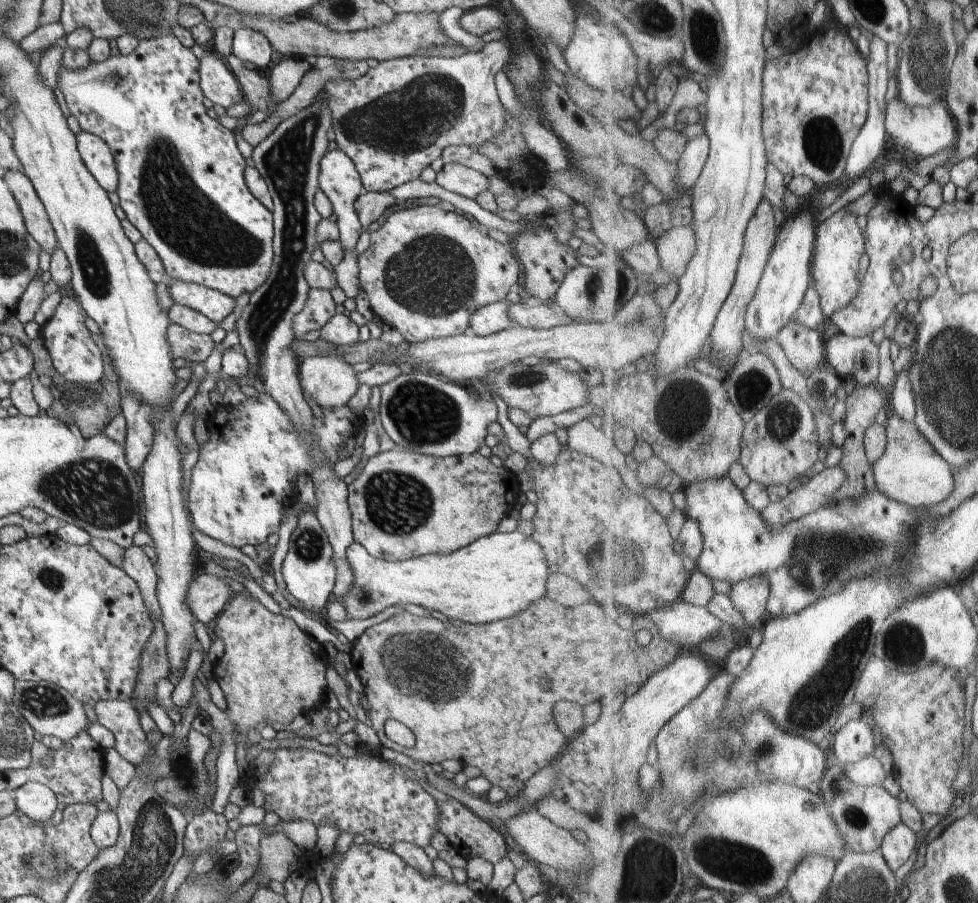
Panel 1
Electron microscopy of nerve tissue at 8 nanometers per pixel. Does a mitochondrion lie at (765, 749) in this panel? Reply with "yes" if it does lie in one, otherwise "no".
yes

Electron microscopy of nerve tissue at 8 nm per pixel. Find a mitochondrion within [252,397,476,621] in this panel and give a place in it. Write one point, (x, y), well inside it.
(396, 503)

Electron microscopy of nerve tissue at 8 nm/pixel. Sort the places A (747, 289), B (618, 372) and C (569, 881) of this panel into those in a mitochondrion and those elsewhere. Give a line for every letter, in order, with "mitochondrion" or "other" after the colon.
A: other
B: other
C: other

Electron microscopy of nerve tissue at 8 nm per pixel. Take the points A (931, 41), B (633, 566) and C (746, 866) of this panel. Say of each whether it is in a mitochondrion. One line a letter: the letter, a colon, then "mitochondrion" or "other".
A: mitochondrion
B: mitochondrion
C: mitochondrion

